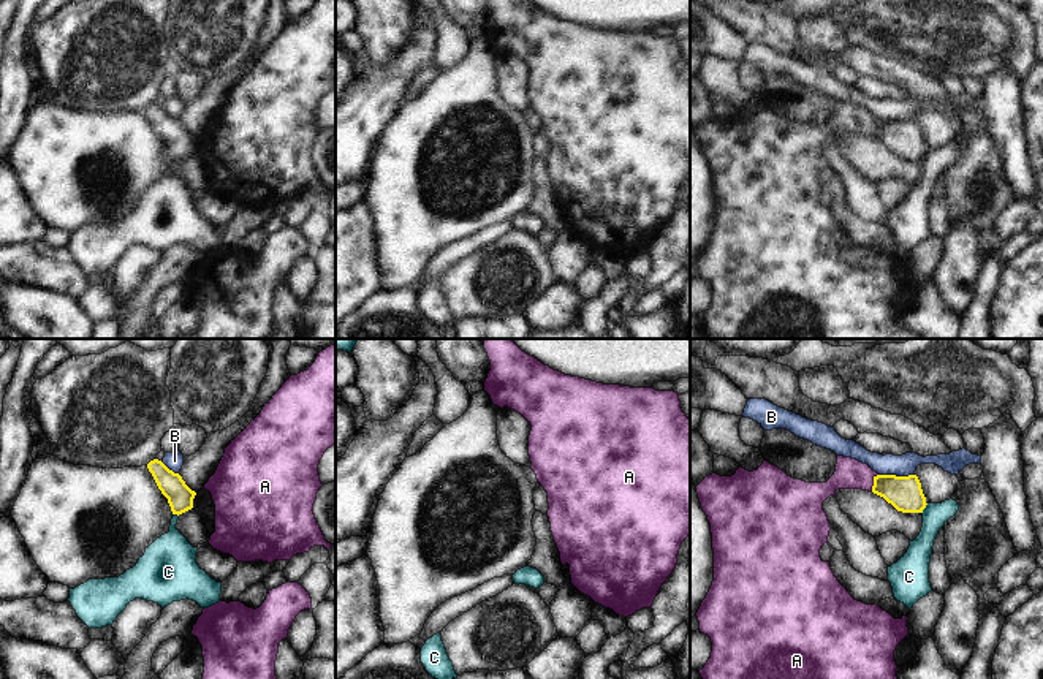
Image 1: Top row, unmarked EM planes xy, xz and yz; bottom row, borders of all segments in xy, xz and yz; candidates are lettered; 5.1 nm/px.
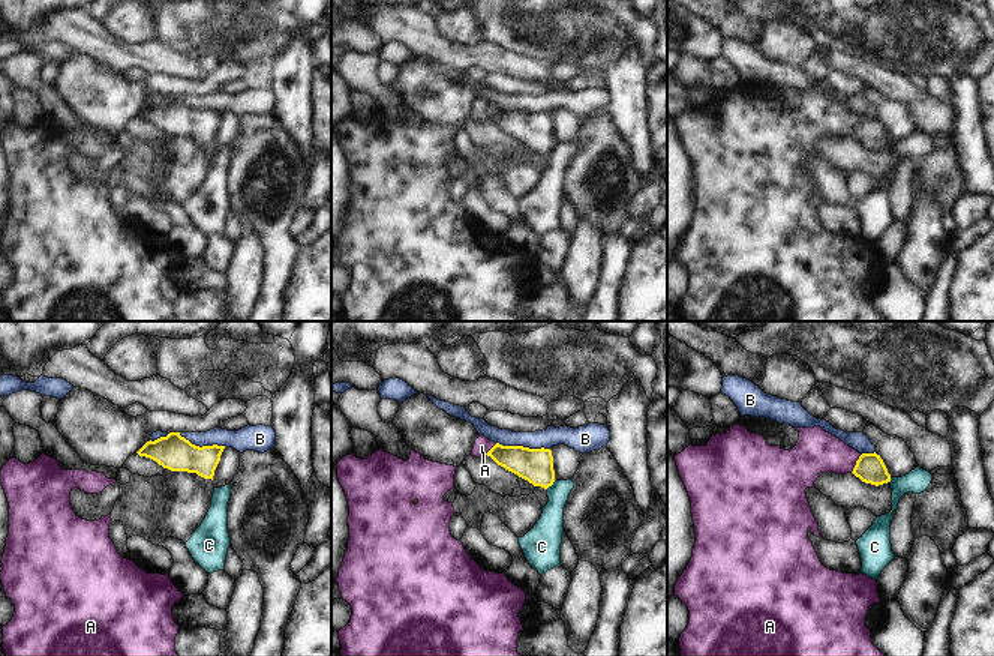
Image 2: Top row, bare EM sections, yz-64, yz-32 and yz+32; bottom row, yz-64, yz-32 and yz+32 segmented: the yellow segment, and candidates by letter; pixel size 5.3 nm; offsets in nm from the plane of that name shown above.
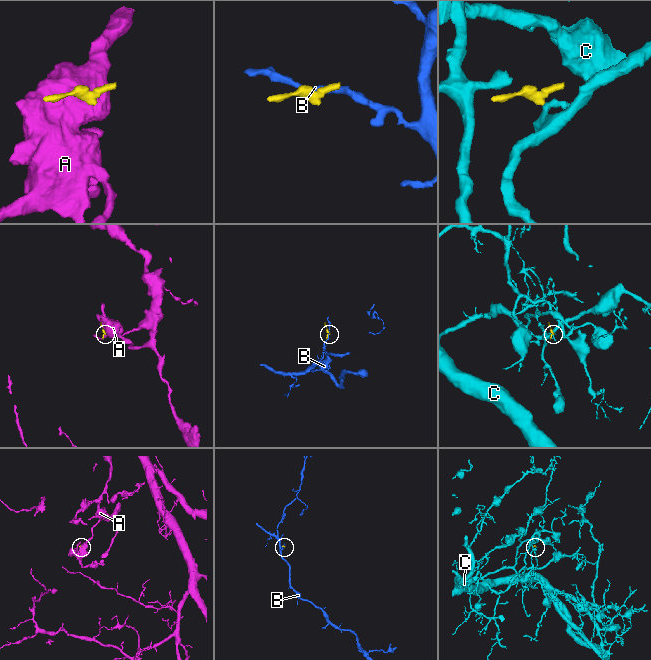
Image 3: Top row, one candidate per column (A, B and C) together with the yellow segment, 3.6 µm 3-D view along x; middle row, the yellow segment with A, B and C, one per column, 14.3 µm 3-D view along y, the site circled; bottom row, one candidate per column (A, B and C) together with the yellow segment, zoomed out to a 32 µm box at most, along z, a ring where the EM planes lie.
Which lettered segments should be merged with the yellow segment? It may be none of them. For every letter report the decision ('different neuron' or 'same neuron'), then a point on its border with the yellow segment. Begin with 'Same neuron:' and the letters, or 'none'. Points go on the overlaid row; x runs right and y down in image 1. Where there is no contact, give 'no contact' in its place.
Same neuron: none
A: different neuron; meets yellow in yz at (874, 483)
B: different neuron; meets yellow in yz at (895, 475)
C: different neuron; meets yellow in yz at (925, 507)

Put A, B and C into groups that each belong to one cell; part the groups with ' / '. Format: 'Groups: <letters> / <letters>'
Groups: A / B / C.

